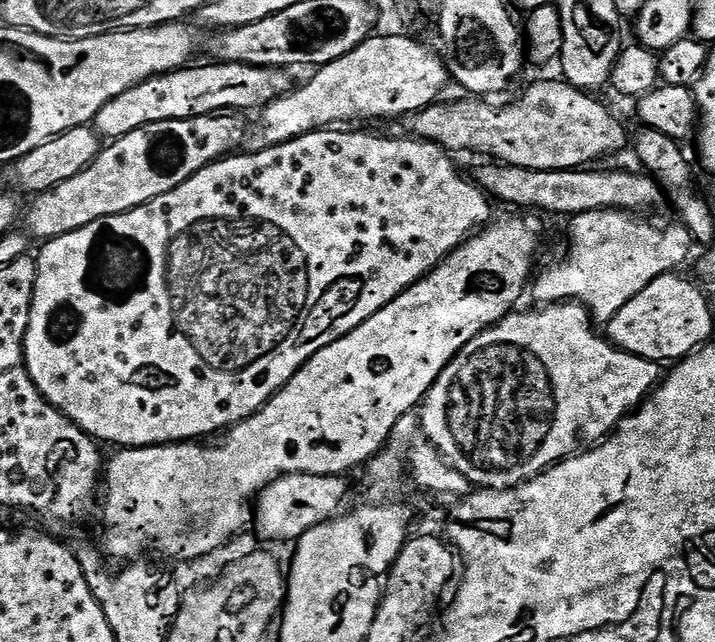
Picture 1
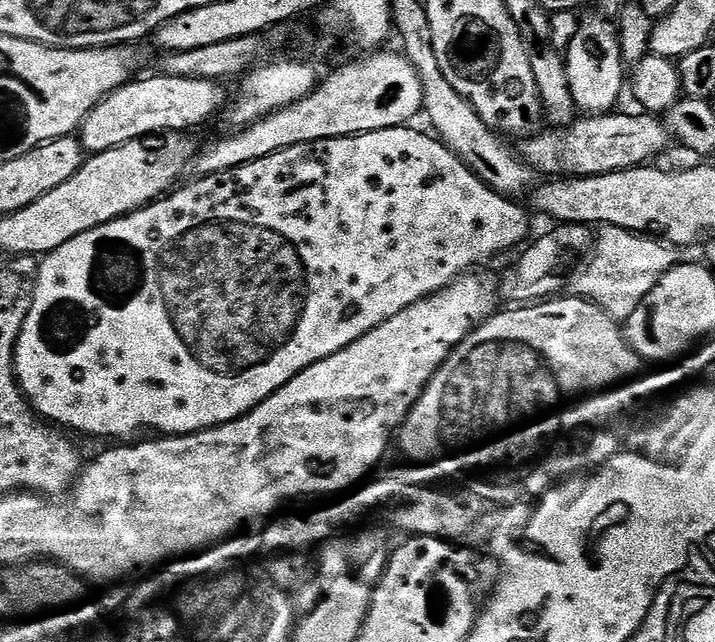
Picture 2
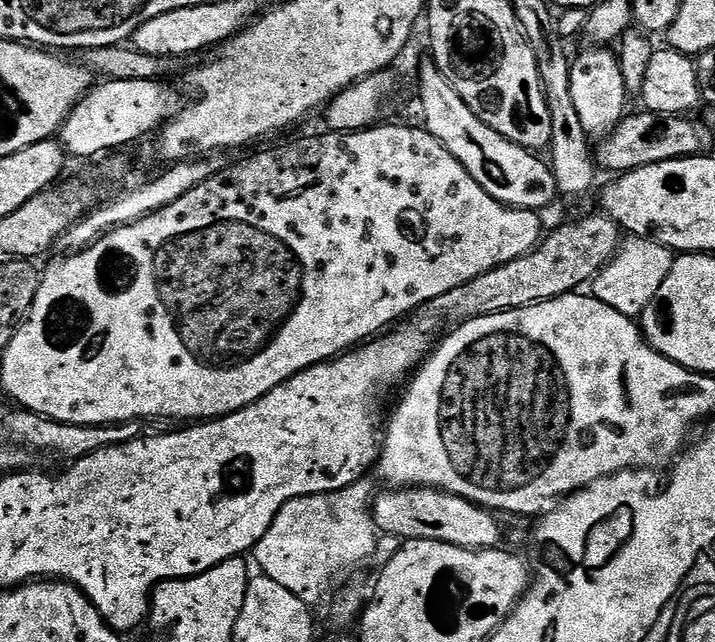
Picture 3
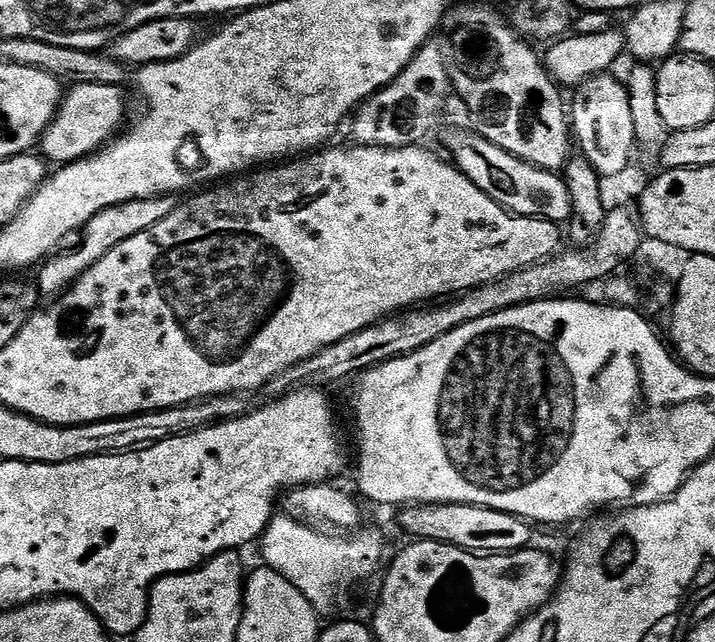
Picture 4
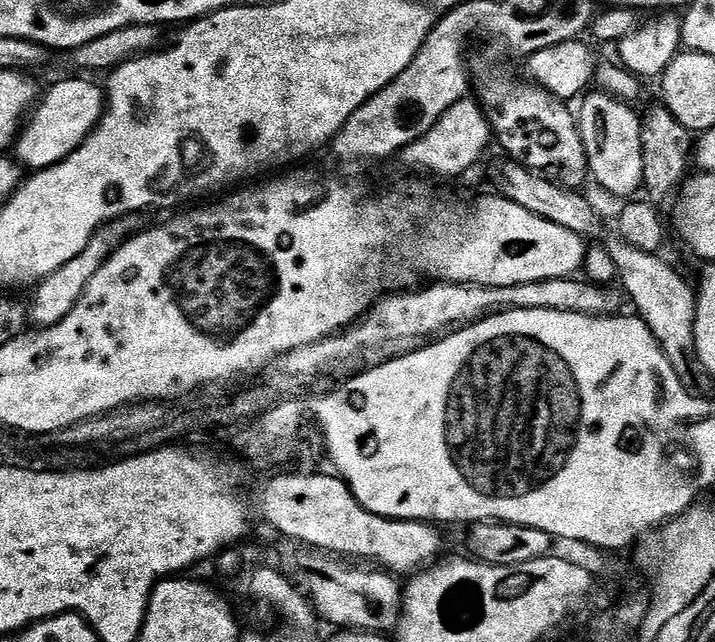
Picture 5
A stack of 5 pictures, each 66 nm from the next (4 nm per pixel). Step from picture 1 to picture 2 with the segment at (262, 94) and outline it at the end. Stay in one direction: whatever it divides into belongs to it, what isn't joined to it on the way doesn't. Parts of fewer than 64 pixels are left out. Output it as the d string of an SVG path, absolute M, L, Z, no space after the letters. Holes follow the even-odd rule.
M151 75L145 80L136 78L124 84L90 110L78 129L78 139L84 145L85 153L105 152L119 144L158 132L188 132L204 123L220 107L225 107L223 83L202 78Z

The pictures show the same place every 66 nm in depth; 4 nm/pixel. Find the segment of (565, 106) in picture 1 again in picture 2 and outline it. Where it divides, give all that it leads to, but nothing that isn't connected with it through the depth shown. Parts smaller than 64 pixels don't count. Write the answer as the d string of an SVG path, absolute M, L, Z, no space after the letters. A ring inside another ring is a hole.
M613 110L607 114L584 114L572 121L563 130L537 131L523 141L522 159L537 173L549 172L552 178L569 176L601 176L611 172L620 173L624 168L638 168L649 163L651 156L656 156L670 141L667 123L656 114L639 114L627 116L621 110Z

